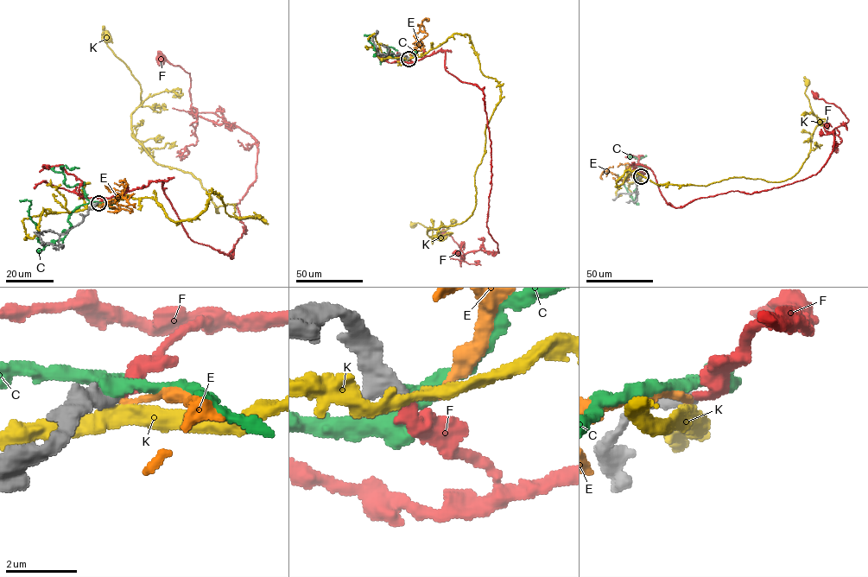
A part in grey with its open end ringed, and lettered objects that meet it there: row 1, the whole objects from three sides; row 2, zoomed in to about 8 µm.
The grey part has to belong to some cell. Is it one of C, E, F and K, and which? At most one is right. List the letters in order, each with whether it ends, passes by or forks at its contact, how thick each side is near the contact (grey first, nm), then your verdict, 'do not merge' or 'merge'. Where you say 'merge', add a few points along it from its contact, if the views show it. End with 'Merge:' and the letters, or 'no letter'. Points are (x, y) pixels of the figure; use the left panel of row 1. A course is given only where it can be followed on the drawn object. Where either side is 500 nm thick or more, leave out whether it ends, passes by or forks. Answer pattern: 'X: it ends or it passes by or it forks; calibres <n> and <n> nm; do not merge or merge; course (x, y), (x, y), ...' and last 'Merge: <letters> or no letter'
C: calibres 600 and 340 nm; do not merge
E: it ends; calibres 400 and 140 nm; do not merge
F: it ends; calibres 460 and 320 nm; merge; course (98, 203), (162, 180), (194, 242), (231, 258), (244, 234), (256, 141), (194, 113), (190, 73), (161, 59)
K: calibres 550 and 380 nm; do not merge
Merge: F

